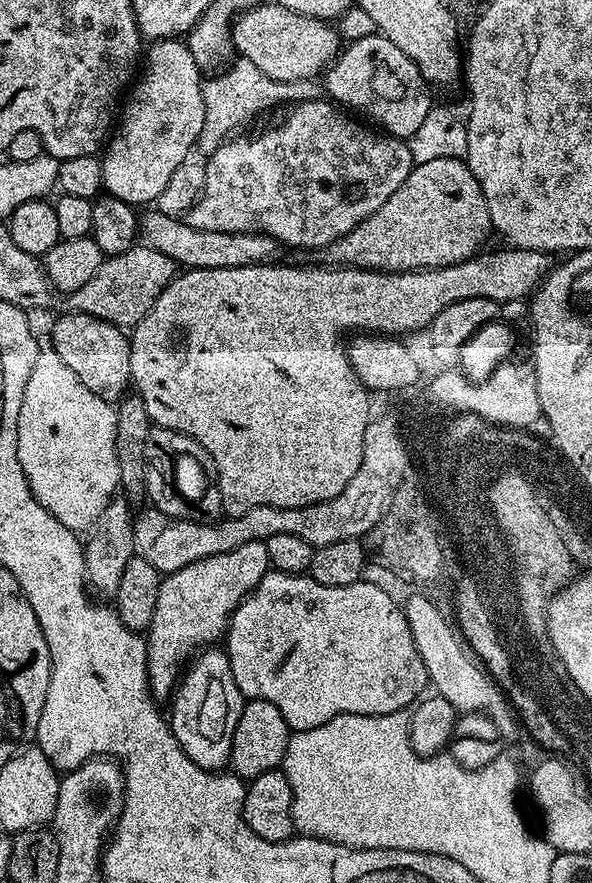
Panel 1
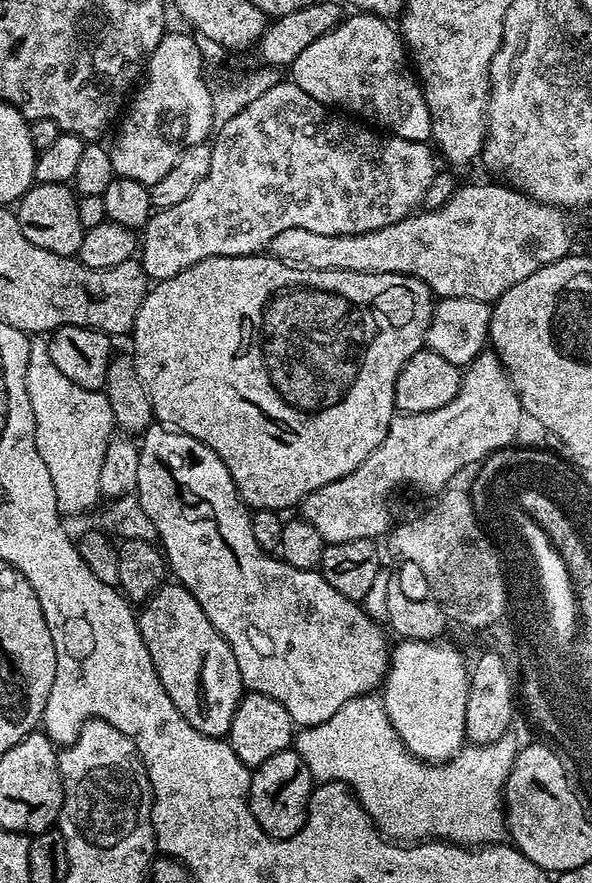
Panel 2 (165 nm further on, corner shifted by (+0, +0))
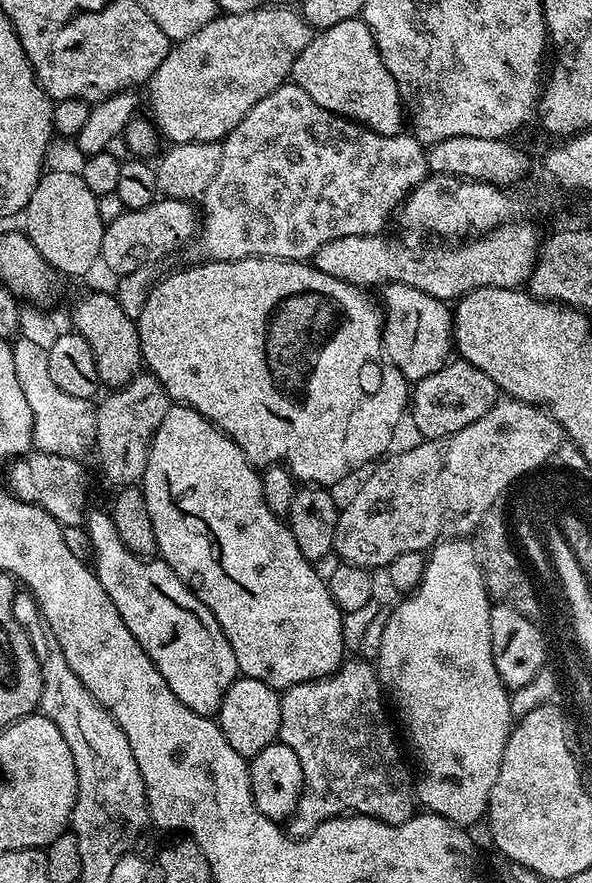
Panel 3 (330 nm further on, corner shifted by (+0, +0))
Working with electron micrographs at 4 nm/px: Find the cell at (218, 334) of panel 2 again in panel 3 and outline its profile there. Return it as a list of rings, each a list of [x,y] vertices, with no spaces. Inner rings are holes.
[[[251,256],[245,260],[209,260],[207,262],[196,262],[193,268],[184,268],[181,272],[172,272],[168,277],[161,279],[152,285],[152,293],[146,298],[146,302],[142,306],[142,314],[136,321],[136,329],[140,335],[140,345],[142,346],[142,354],[144,355],[143,367],[147,369],[151,375],[158,378],[158,382],[162,382],[162,386],[166,390],[169,401],[176,404],[185,404],[187,408],[194,409],[198,414],[202,414],[216,428],[221,428],[237,446],[242,450],[242,454],[246,454],[246,458],[253,466],[267,466],[269,464],[282,464],[297,481],[303,482],[308,486],[333,486],[339,482],[343,476],[351,474],[355,468],[360,468],[363,464],[371,465],[373,462],[379,461],[381,457],[389,451],[388,443],[392,440],[392,435],[396,432],[396,427],[400,424],[400,419],[405,419],[406,409],[410,404],[410,384],[404,379],[404,376],[393,364],[388,363],[384,354],[384,322],[382,319],[381,309],[376,308],[376,304],[367,296],[363,287],[355,284],[347,284],[338,278],[330,278],[330,274],[322,274],[322,270],[318,270],[311,263],[301,262],[298,260],[270,260],[266,256]]]

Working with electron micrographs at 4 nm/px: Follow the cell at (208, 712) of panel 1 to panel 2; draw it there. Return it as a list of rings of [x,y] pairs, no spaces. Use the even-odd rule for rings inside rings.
[[[165,583],[149,600],[143,601],[141,608],[144,609],[139,609],[138,619],[142,642],[146,642],[154,670],[158,670],[158,678],[178,714],[202,734],[227,737],[234,710],[246,692],[234,650],[210,626],[202,606],[180,584]]]

